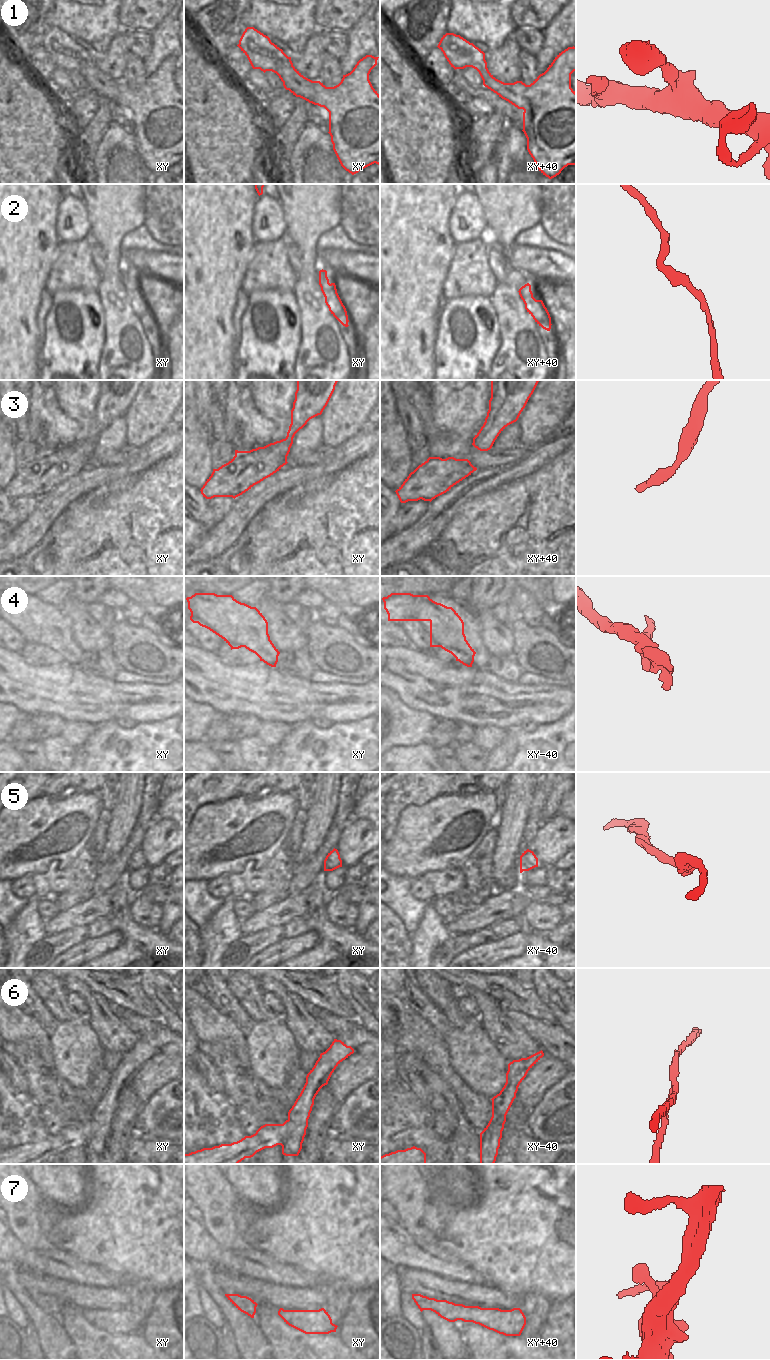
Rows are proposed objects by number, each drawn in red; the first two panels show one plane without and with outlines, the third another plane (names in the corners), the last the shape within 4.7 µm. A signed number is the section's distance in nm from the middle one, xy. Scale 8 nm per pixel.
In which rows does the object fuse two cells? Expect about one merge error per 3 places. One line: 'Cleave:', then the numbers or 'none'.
Cleave: 4, 6, 7

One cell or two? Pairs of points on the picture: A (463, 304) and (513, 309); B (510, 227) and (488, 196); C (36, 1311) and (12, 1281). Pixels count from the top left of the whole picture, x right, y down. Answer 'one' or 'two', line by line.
A: two
B: one
C: one

